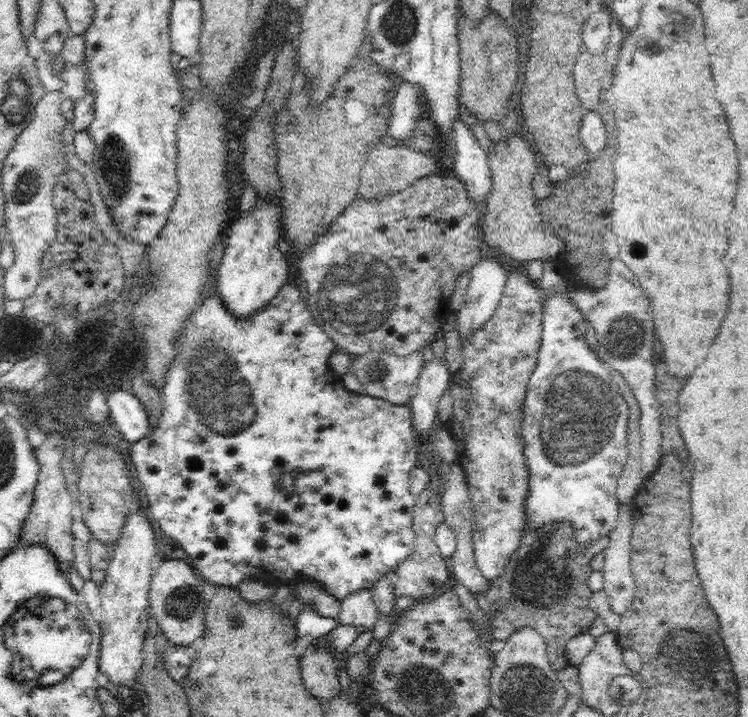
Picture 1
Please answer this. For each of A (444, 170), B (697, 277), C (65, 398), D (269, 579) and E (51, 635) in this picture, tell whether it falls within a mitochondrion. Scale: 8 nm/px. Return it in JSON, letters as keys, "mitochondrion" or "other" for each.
{"A":"other","B":"other","C":"other","D":"other","E":"mitochondrion"}

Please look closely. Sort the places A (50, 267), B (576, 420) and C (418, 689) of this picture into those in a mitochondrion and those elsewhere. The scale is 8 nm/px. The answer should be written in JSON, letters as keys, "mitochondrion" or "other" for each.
{"A":"other","B":"mitochondrion","C":"mitochondrion"}

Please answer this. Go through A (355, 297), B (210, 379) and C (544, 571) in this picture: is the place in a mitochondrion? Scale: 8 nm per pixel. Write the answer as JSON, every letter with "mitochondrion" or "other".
{"A":"mitochondrion","B":"mitochondrion","C":"mitochondrion"}

